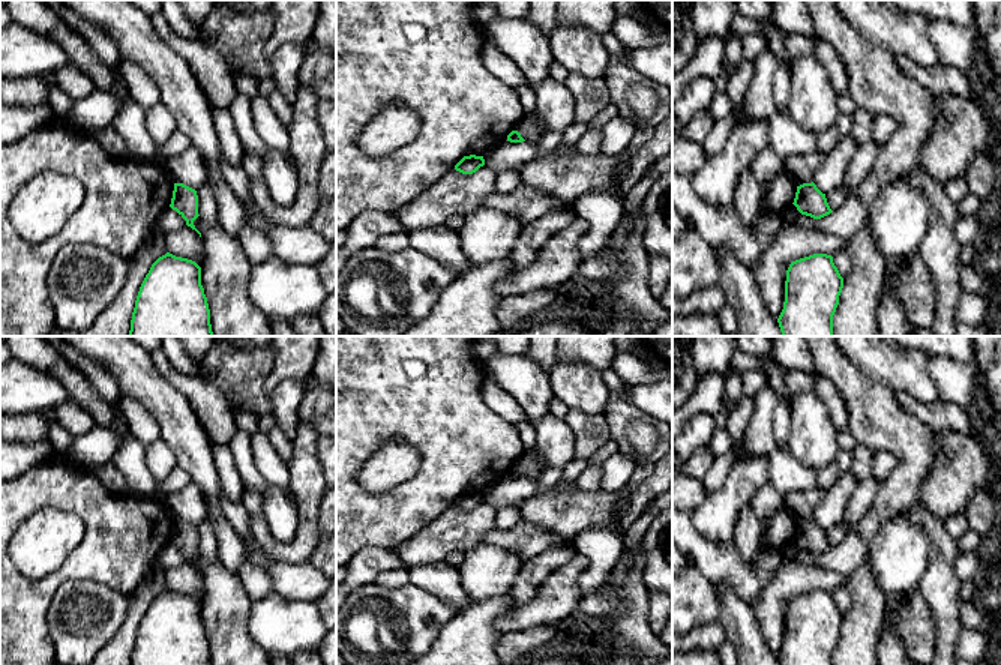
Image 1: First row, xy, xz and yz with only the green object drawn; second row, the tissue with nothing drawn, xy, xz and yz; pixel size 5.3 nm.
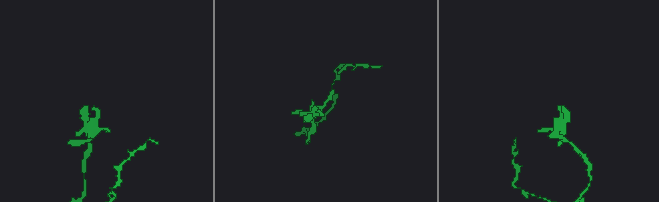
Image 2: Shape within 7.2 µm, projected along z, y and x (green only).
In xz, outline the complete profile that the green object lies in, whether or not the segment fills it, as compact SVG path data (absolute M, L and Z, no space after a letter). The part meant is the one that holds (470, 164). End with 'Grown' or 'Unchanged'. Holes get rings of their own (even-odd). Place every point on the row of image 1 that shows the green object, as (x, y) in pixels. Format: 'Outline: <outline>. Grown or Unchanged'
Outline: M464 156L456 165L455 170L462 173L462 174L473 174L476 173L480 167L485 165L483 156Z. Unchanged

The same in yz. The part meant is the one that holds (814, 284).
Outline: M813 254L789 264L783 309L777 318L782 336L834 336L833 315L843 278L827 254Z. Unchanged

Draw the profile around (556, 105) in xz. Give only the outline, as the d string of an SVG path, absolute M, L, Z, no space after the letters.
M548 77L534 87L537 104L536 116L546 126L546 131L563 132L575 122L575 99L564 83Z

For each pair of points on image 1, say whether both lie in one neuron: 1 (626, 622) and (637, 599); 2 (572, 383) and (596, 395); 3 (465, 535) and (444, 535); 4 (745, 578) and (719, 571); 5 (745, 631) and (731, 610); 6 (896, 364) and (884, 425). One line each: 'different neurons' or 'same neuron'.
1: same neuron
2: same neuron
3: same neuron
4: same neuron
5: same neuron
6: different neurons

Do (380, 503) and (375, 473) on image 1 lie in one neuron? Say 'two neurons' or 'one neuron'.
two neurons

